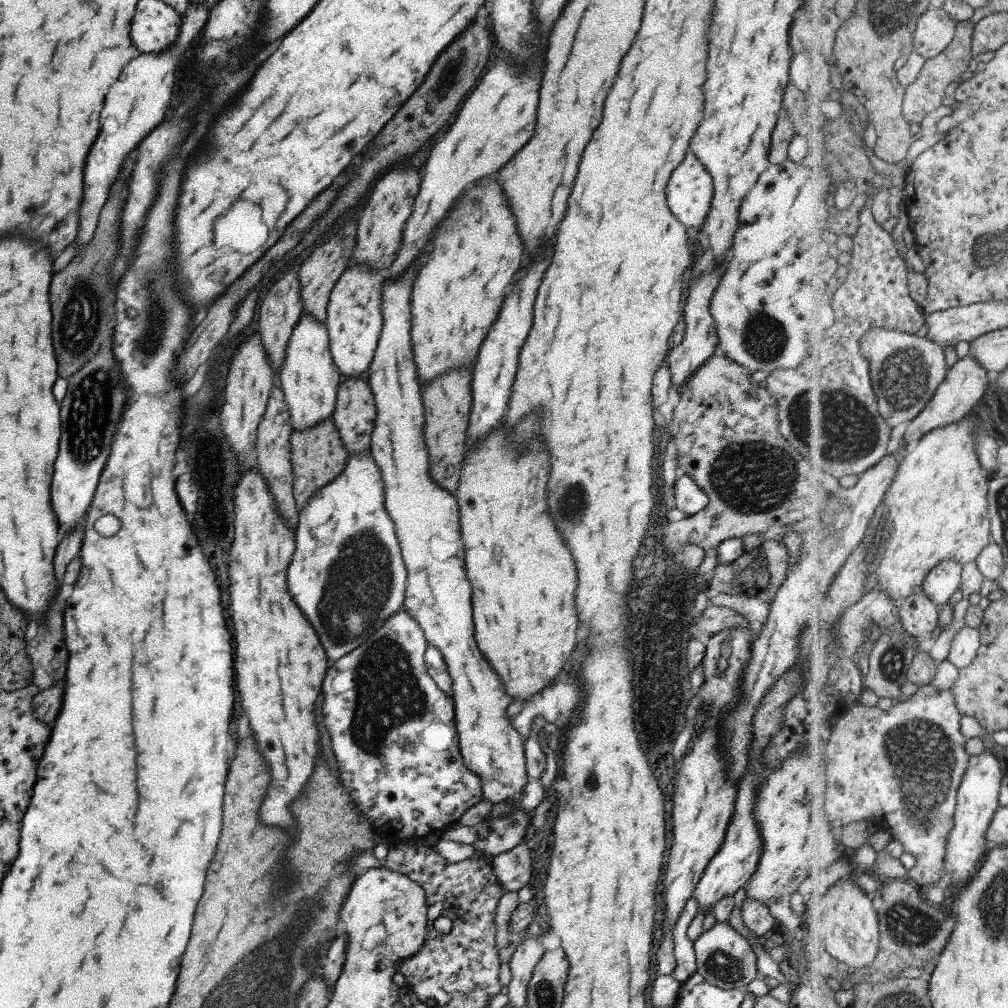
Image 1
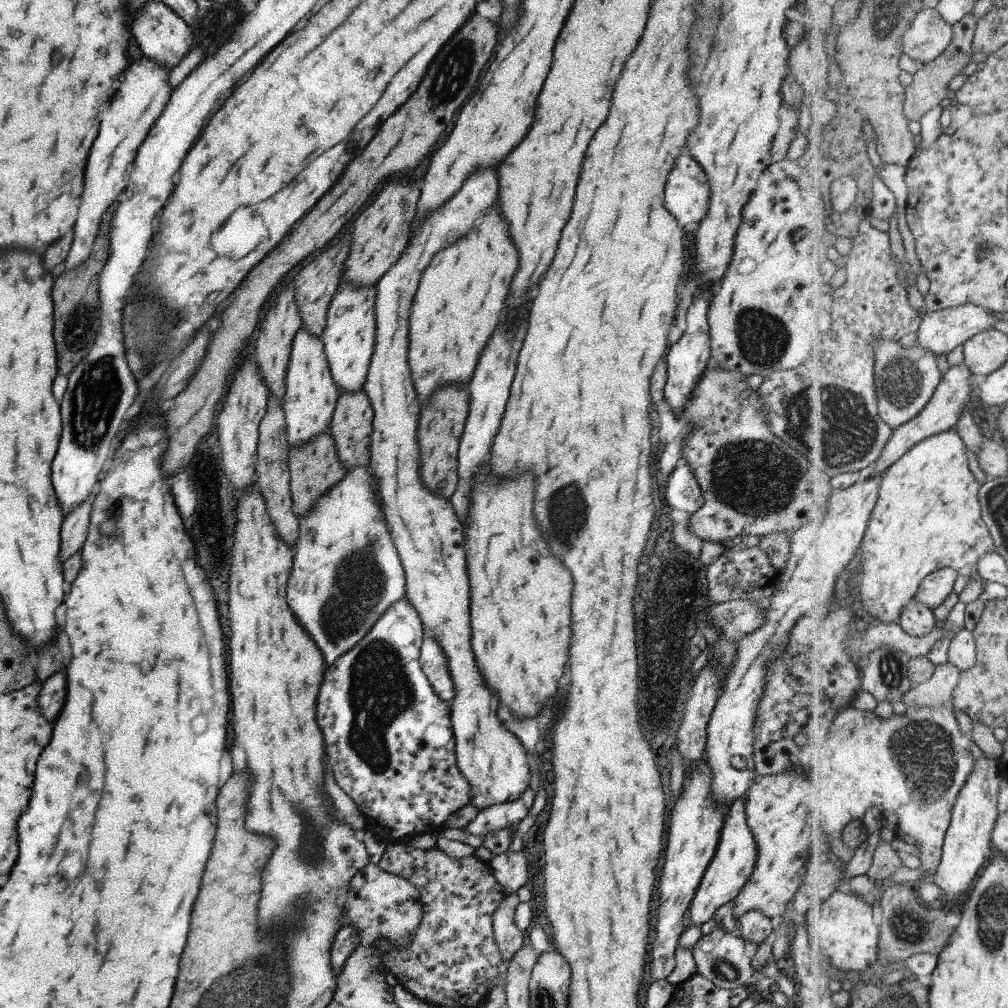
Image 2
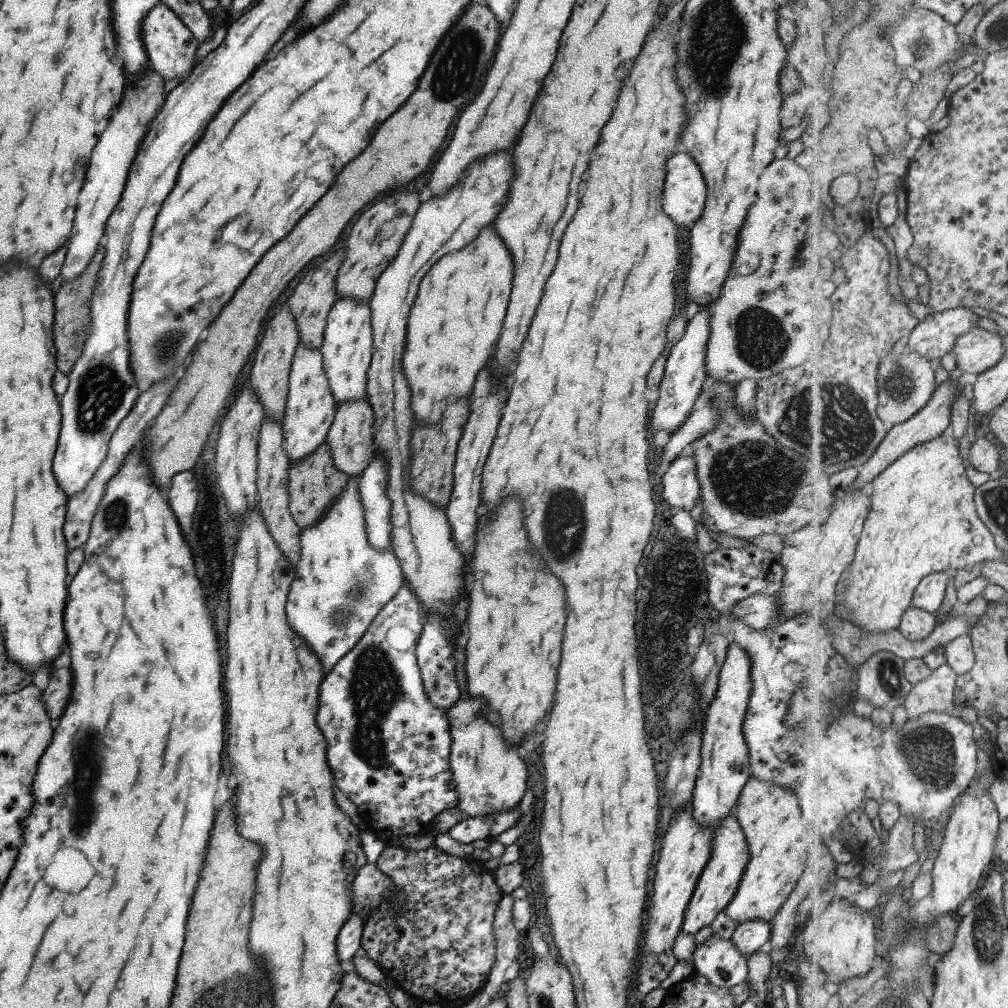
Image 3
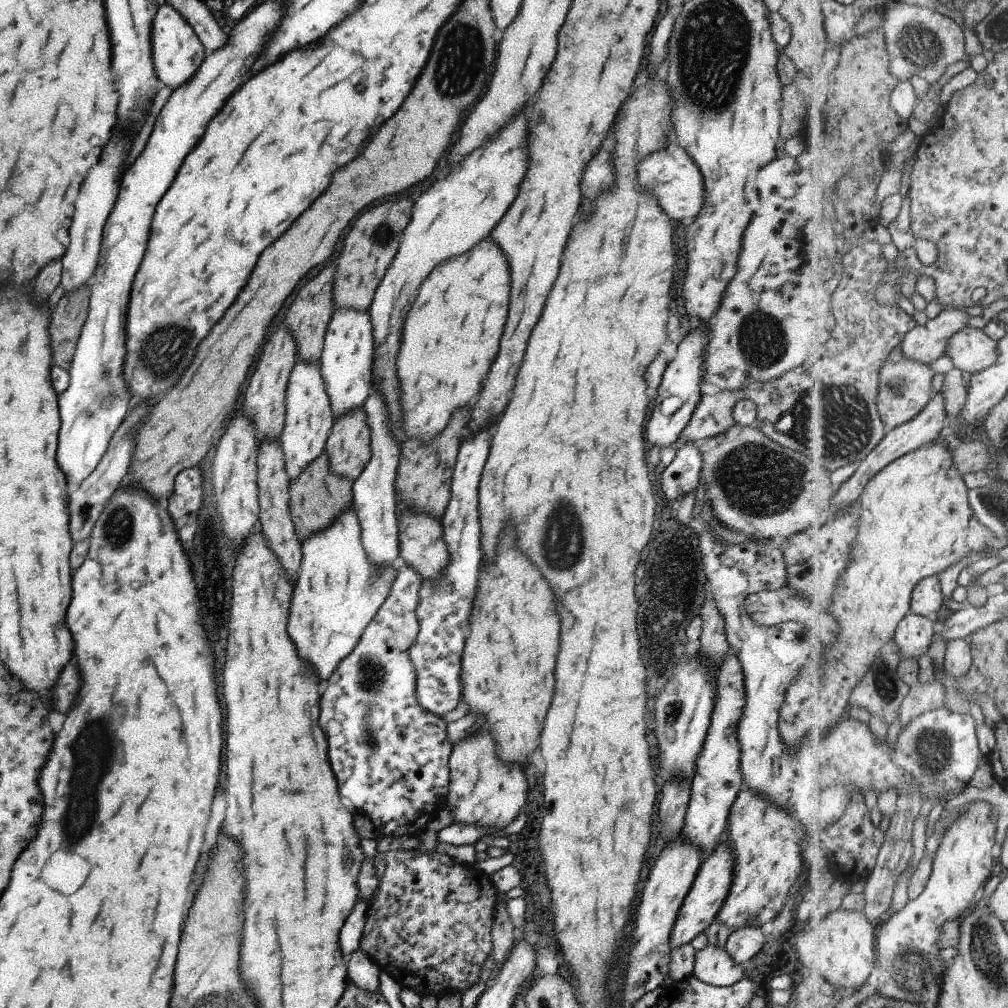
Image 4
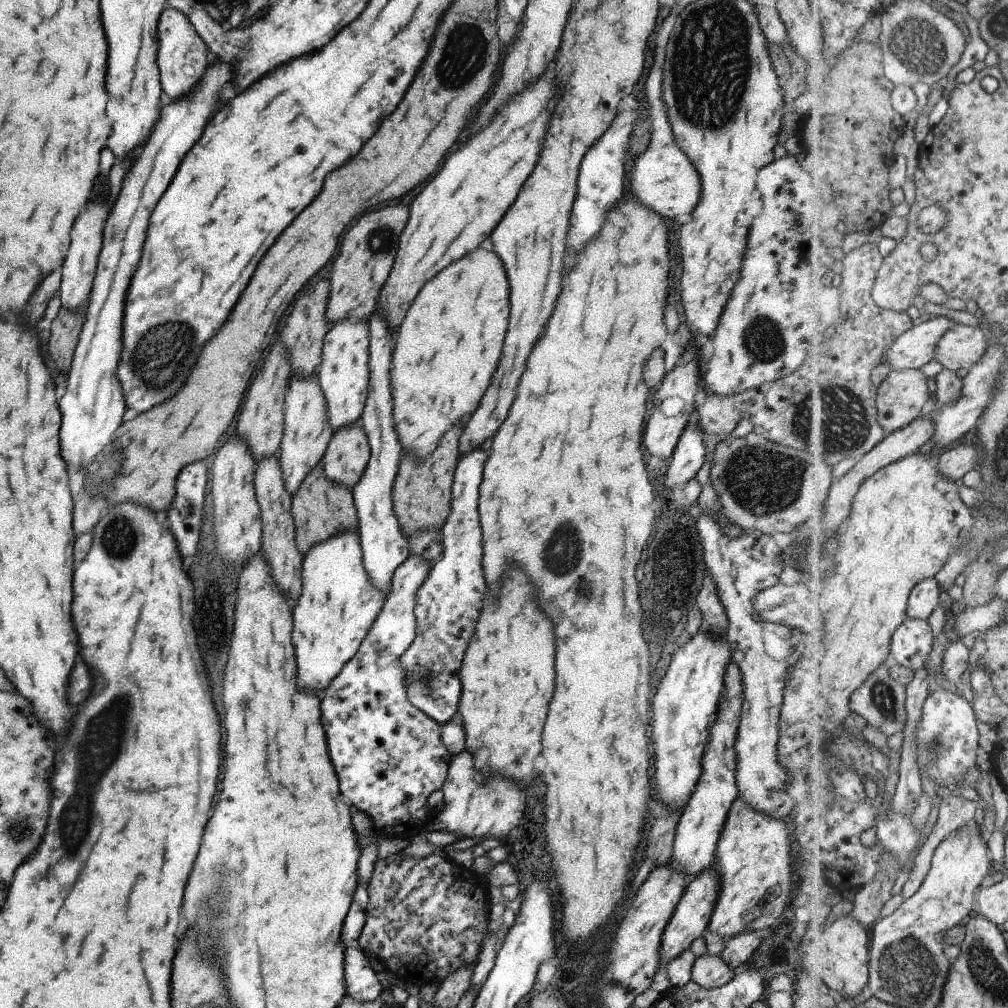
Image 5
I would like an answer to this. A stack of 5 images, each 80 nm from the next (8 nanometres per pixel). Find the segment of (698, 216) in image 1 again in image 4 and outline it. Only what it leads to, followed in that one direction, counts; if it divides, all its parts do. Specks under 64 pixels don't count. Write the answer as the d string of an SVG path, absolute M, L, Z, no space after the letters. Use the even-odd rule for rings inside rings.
M669 146L665 150L659 150L651 156L647 156L637 166L637 180L643 186L643 190L649 190L655 194L655 198L661 204L661 210L675 222L685 218L695 218L695 214L701 210L703 202L703 180L697 170L697 166L691 162L691 158L677 146Z

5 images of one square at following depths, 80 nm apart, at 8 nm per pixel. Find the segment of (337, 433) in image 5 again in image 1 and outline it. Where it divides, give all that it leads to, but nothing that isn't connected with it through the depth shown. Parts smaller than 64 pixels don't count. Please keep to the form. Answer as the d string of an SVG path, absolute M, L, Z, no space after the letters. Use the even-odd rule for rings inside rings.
M367 375L341 377L336 390L336 401L331 418L338 430L342 445L347 449L348 456L355 453L364 453L368 450L375 415L376 406L367 382Z

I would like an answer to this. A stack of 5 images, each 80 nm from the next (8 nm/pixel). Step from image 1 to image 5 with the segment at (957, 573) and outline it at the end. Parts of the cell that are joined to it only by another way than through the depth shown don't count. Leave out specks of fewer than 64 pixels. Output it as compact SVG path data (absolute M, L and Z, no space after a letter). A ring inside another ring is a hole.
M935 578L922 581L912 592L907 606L909 618L927 620L933 610L942 604L942 593Z

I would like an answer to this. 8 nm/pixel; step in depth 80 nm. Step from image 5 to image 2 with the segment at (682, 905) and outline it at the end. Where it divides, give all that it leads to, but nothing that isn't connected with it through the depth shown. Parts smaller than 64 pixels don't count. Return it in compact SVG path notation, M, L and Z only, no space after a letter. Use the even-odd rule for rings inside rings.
M737 798L732 802L723 814L723 824L719 830L719 840L715 848L715 854L707 869L703 872L701 882L695 890L695 894L688 907L689 927L701 926L701 924L713 918L715 911L728 901L734 900L741 886L745 884L755 863L757 848L751 831L747 830L745 816L743 816L743 799Z

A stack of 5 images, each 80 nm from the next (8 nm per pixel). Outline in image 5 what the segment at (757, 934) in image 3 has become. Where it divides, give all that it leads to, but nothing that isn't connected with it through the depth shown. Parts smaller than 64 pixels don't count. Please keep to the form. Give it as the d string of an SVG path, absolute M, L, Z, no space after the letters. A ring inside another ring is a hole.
M741 932L726 940L725 948L719 954L721 962L729 970L738 971L750 959L751 954L761 944L761 938L755 932Z

